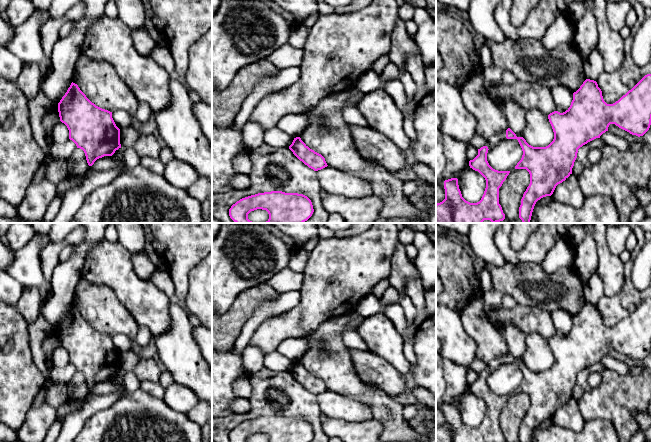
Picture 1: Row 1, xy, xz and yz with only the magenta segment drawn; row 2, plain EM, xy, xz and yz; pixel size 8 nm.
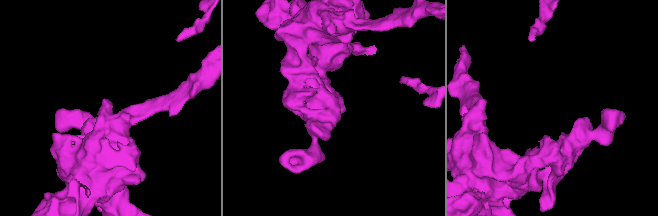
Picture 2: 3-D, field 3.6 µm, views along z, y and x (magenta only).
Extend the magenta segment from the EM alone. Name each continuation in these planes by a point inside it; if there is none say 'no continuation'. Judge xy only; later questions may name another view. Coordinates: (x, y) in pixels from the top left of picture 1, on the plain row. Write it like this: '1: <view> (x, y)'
no continuation

